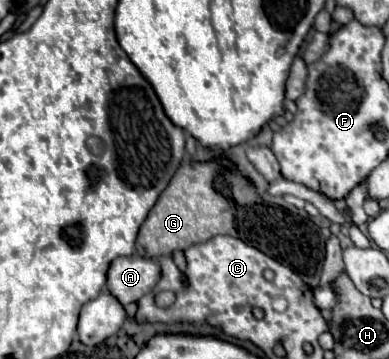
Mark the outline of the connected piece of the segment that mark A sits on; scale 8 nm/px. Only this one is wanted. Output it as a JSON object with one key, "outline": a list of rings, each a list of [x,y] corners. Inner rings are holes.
{"outline":[[[117,257],[107,273],[109,291],[123,303],[139,301],[147,295],[161,279],[161,269],[157,259],[147,257]]]}

